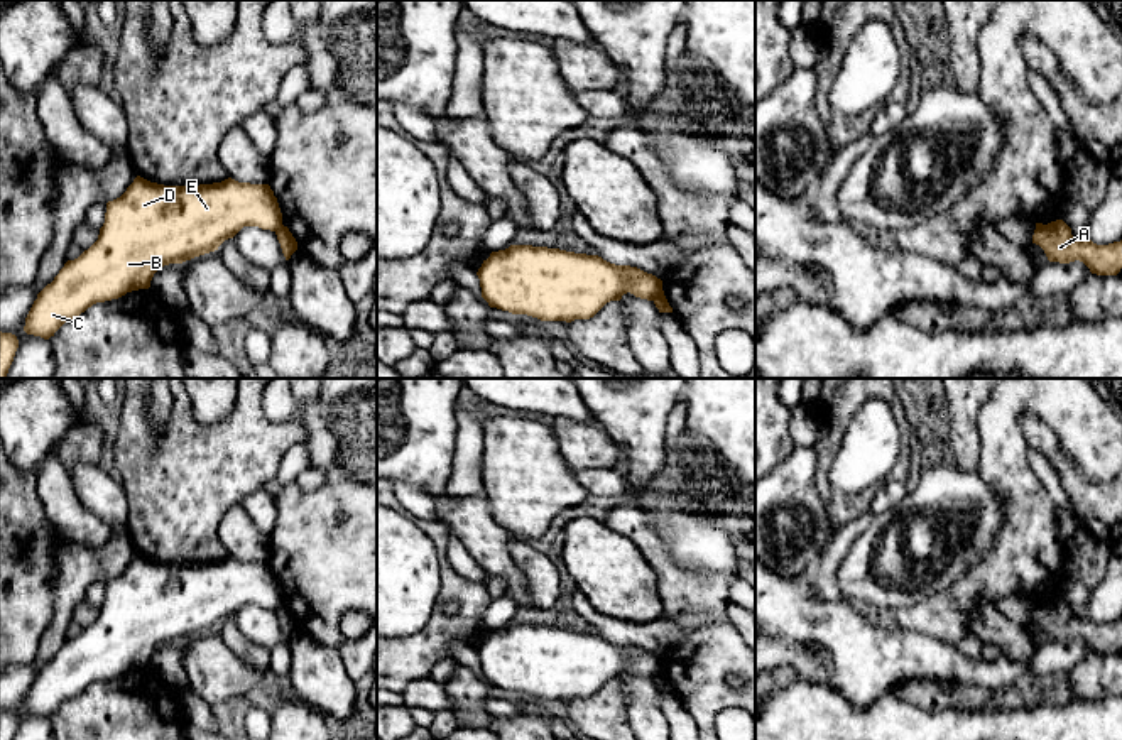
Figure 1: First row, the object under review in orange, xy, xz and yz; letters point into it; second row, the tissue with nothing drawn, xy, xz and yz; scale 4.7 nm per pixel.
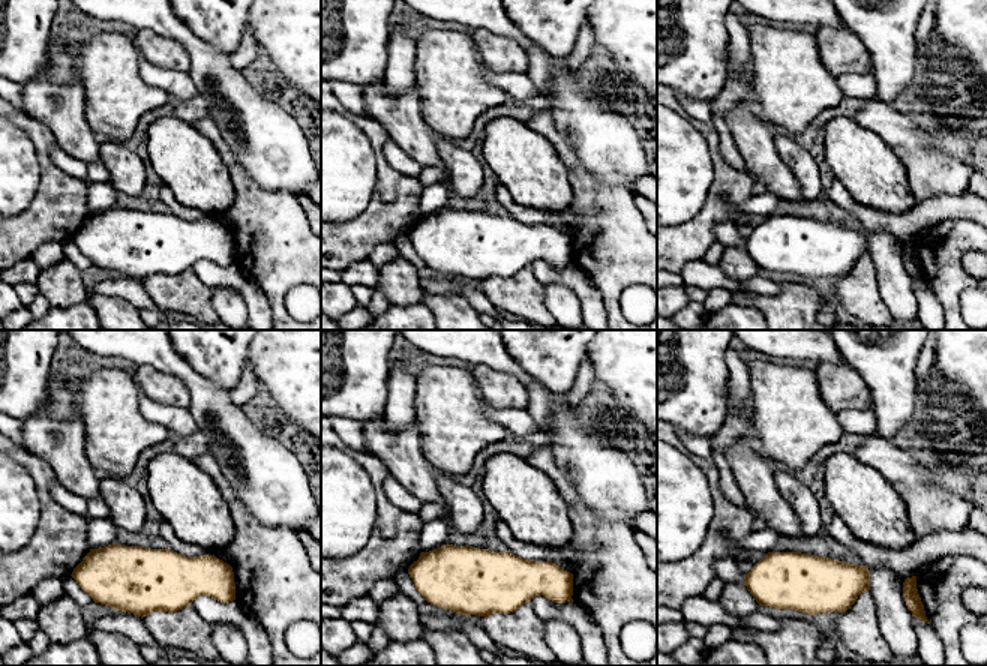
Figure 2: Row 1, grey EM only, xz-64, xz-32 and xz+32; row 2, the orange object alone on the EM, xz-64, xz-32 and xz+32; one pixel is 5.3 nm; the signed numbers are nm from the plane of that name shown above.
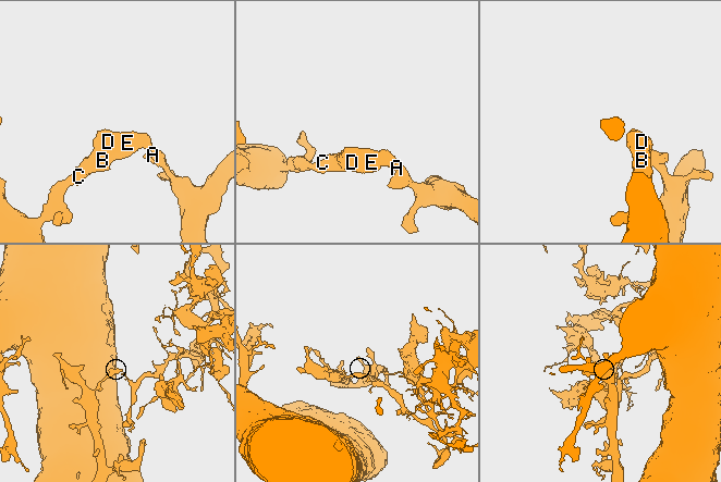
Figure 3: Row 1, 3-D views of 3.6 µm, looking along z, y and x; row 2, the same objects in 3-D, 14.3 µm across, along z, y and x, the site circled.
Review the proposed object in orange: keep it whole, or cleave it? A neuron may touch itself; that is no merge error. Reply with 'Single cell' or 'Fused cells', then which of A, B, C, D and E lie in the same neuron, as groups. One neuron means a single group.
Fused cells. Groups: A / B C D E

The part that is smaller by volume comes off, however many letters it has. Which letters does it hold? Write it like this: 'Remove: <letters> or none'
Remove: A

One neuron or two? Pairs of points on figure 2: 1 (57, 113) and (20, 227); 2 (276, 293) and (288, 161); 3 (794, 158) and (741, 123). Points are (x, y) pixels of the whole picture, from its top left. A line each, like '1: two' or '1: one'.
1: two
2: two
3: two

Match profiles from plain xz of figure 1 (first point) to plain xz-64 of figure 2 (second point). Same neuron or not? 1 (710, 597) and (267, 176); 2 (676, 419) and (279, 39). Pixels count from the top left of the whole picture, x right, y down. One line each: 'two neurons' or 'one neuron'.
1: two neurons
2: two neurons

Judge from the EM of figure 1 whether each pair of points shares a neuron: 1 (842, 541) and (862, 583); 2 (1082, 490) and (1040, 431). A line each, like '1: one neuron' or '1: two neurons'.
1: two neurons
2: one neuron

